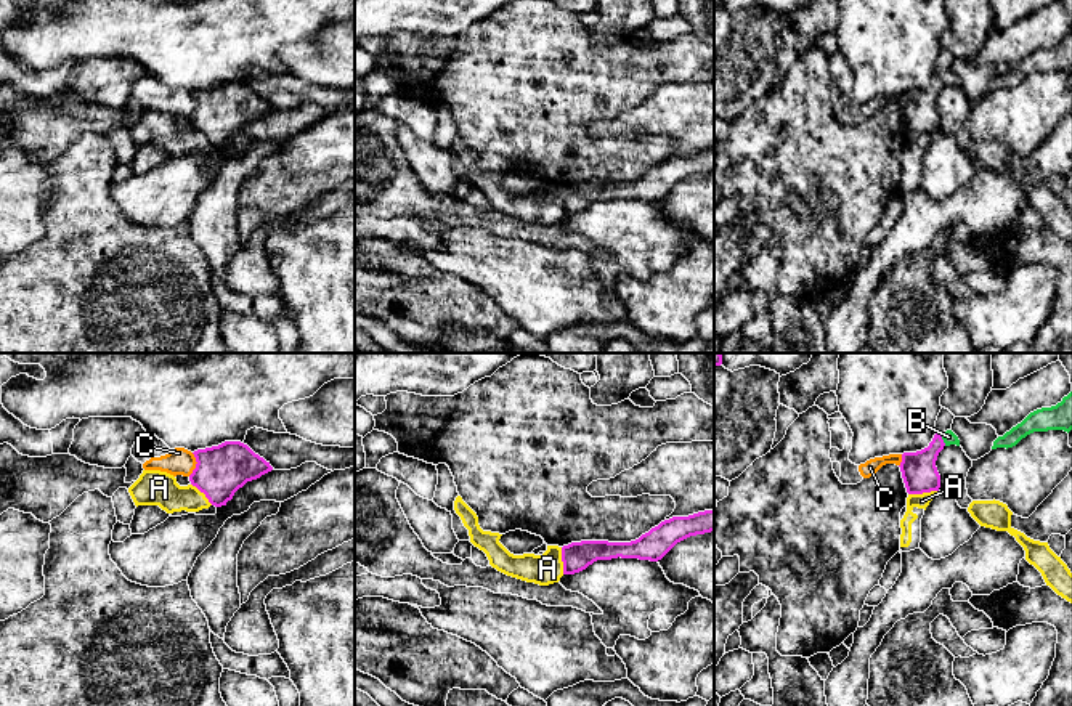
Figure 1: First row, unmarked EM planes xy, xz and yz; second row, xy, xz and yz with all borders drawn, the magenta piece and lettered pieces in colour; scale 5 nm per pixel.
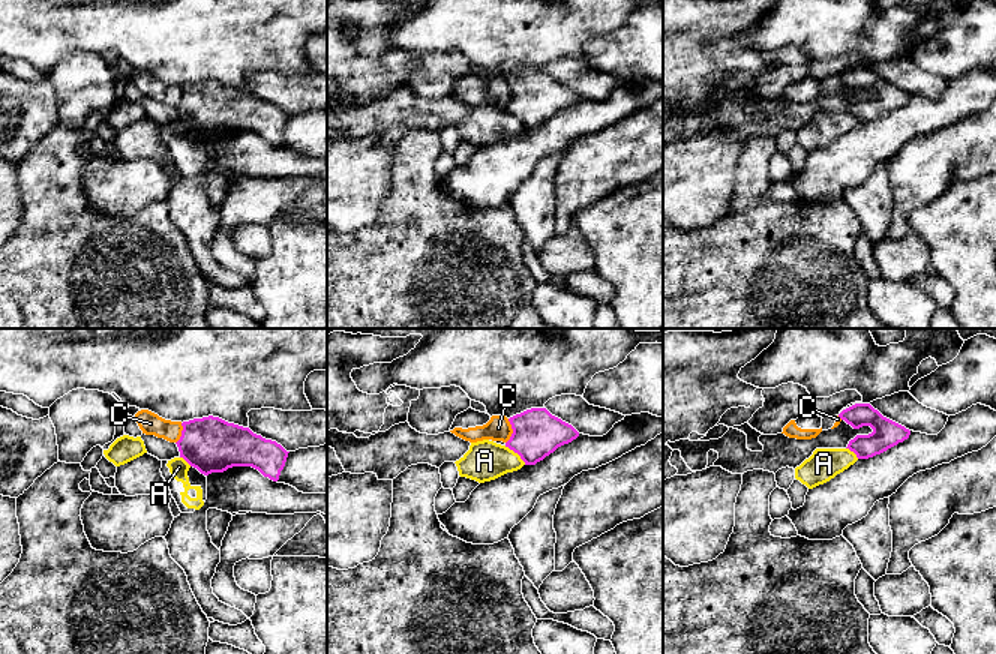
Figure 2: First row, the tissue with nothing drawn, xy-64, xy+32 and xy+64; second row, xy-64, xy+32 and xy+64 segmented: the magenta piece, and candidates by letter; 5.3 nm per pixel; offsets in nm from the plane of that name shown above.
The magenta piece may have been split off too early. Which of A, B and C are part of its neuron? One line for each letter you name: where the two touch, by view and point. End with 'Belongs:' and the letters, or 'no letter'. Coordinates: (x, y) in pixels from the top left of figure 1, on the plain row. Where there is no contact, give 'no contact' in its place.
B: yz (942, 81)
Belongs: B

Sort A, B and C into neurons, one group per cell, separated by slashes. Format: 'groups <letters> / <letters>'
groups A / B / C

